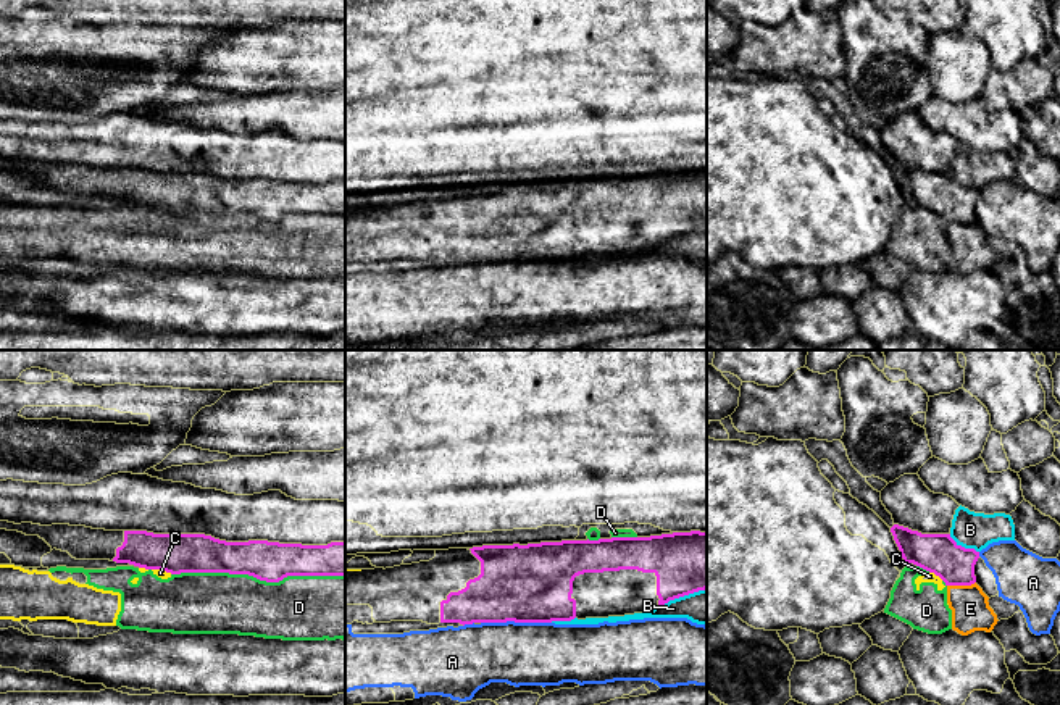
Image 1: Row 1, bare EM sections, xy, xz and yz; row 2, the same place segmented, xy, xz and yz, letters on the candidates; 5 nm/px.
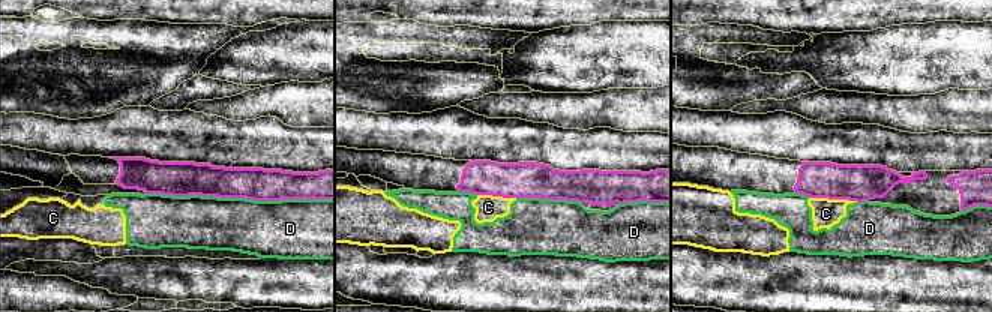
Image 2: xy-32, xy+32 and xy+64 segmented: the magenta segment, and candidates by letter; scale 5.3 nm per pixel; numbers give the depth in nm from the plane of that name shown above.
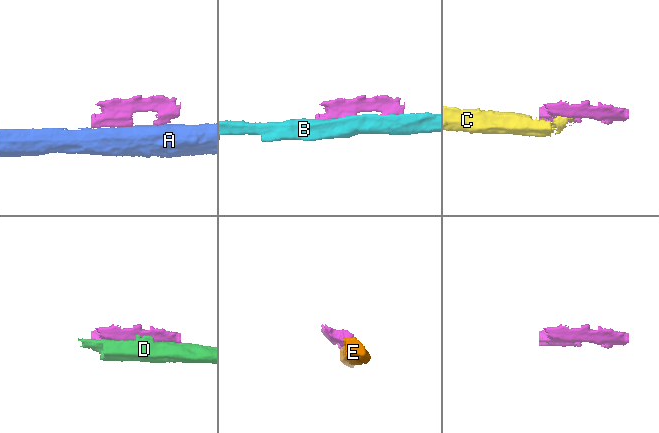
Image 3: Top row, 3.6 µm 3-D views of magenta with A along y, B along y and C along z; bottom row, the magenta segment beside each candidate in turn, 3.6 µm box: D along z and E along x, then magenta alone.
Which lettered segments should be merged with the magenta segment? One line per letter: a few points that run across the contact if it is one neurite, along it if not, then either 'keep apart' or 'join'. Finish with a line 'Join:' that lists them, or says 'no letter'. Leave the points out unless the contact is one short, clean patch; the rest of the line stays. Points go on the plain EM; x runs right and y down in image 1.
A: keep apart
B: keep apart
C: line yz (930, 210), (943, 218); keep apart
D: keep apart
E: keep apart
Join: no letter

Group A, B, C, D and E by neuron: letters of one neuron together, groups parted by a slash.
A / B / C D / E

